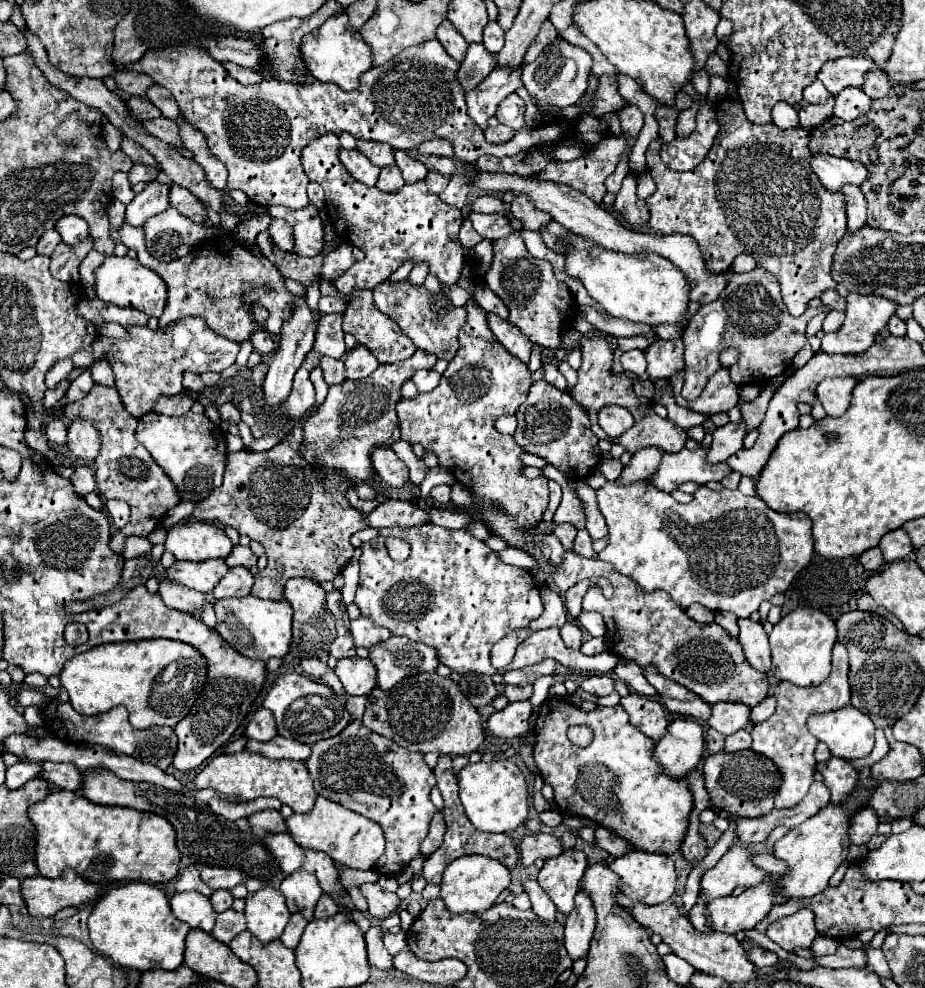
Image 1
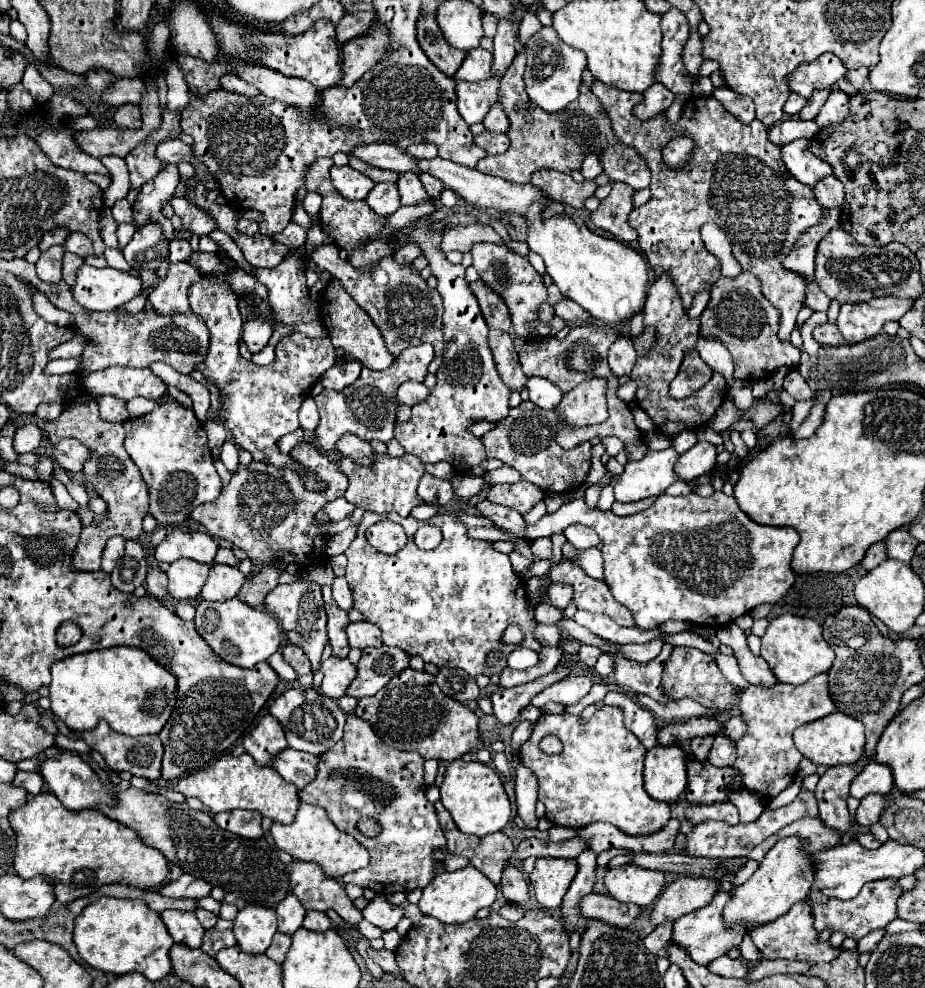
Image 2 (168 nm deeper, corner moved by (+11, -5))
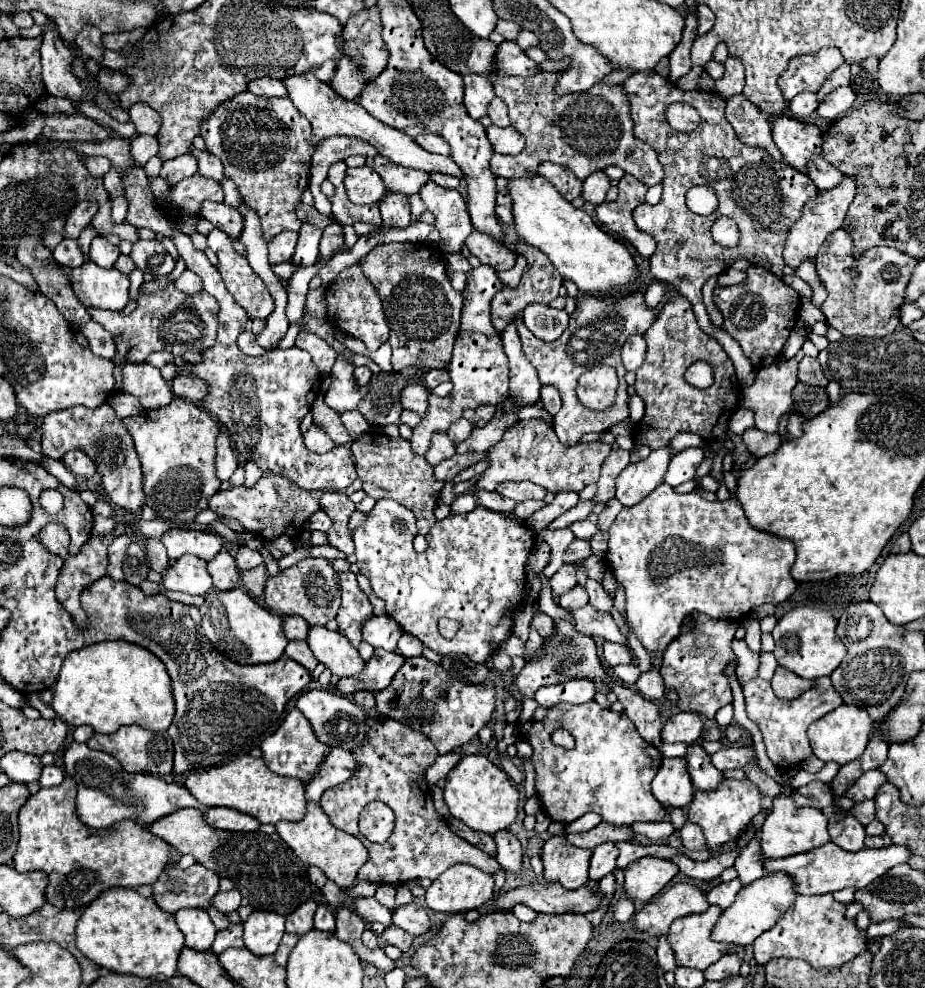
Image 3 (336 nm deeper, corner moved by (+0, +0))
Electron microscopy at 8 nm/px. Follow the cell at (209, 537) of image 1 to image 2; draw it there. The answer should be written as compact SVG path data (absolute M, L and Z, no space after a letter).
M174 528L166 538L156 546L154 556L158 562L176 562L178 558L190 558L196 562L212 564L218 550L216 538L206 532L186 532Z

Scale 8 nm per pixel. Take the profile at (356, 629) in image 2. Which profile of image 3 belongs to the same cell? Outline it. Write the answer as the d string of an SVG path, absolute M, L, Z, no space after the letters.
M389 615L371 617L363 625L363 641L373 647L381 647L385 651L395 651L401 635L403 635L401 627Z

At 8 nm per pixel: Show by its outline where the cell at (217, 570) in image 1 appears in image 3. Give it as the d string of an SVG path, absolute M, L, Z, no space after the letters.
M183 555L165 571L163 587L189 595L205 595L211 589L207 563L195 555Z

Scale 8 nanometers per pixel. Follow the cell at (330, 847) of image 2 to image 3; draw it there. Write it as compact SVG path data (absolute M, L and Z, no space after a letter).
M307 803L307 813L305 813L303 821L297 821L297 823L279 821L275 827L277 827L277 833L281 835L281 839L293 849L293 853L305 865L319 867L327 875L327 879L335 881L341 889L351 889L355 885L357 871L367 861L367 849L363 847L363 843L357 837L347 835L347 833L339 831L337 827L333 827L319 805Z

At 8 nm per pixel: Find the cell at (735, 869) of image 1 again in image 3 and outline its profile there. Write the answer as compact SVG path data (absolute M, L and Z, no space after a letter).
M677 883L635 913L633 929L645 931L653 937L661 937L667 935L669 925L675 919L693 913L703 913L707 907L709 903L697 887Z

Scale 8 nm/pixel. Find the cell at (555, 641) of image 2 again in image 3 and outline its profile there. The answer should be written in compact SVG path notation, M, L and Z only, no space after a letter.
M537 613L537 615L533 617L533 621L531 621L531 627L535 627L541 637L547 637L547 635L553 631L553 619L547 617L547 615Z

